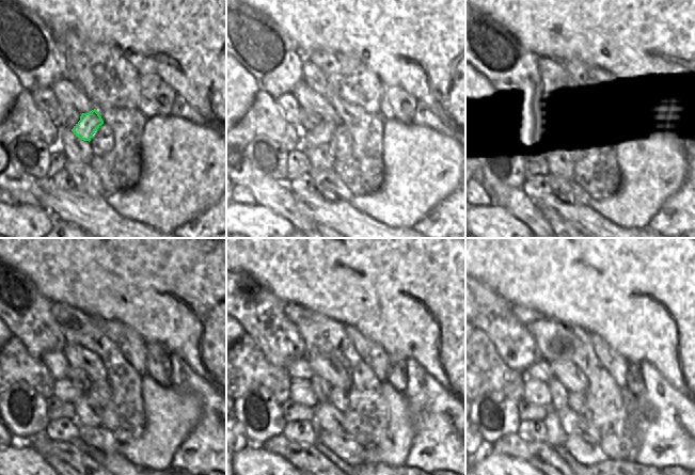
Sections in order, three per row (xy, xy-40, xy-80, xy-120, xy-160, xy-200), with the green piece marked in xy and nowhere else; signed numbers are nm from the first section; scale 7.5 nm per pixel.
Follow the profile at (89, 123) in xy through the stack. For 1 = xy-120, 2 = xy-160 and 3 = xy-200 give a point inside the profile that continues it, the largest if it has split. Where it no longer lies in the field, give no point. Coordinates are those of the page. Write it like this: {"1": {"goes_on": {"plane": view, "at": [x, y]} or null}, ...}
{"1": {"goes_on": {"plane": "xy-120", "at": [64, 390]}}, "2": {"goes_on": {"plane": "xy-160", "at": [300, 391]}}, "3": {"goes_on": {"plane": "xy-200", "at": [536, 392]}}}

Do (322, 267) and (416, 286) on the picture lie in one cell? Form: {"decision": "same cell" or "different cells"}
{"decision": "same cell"}

